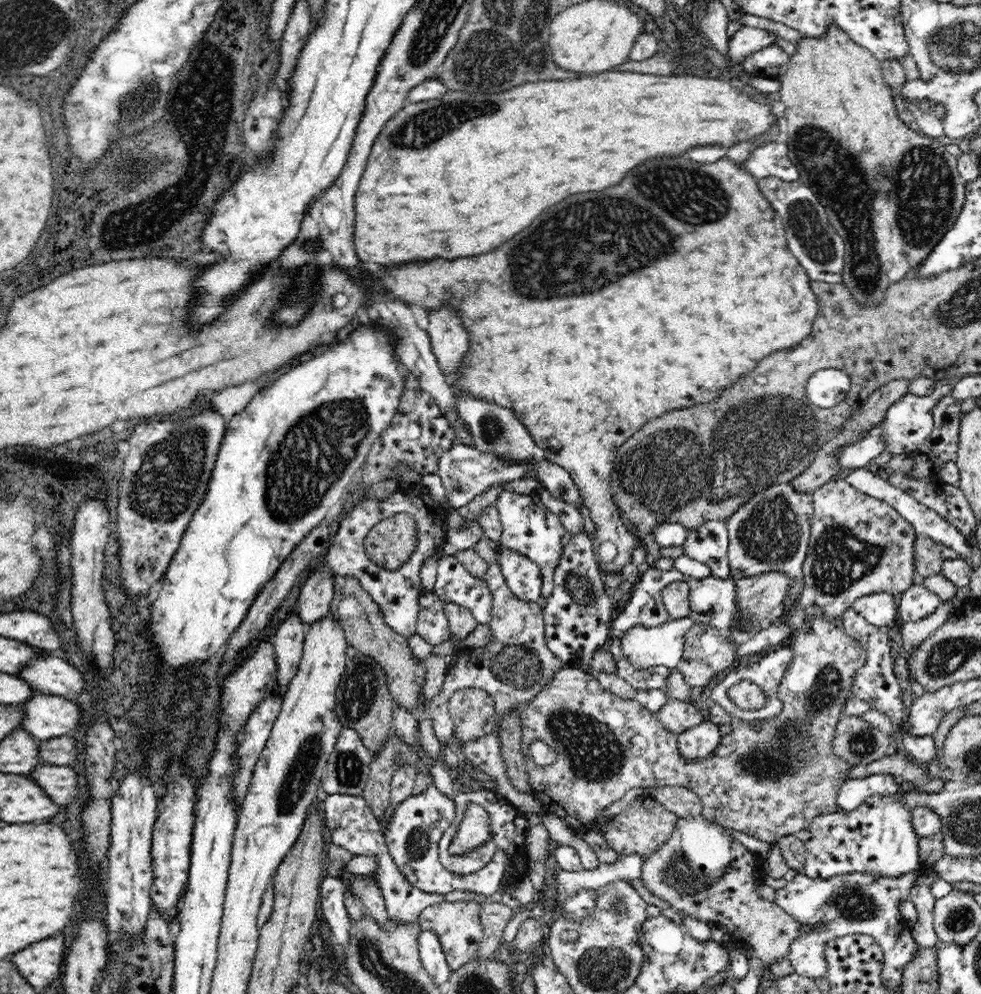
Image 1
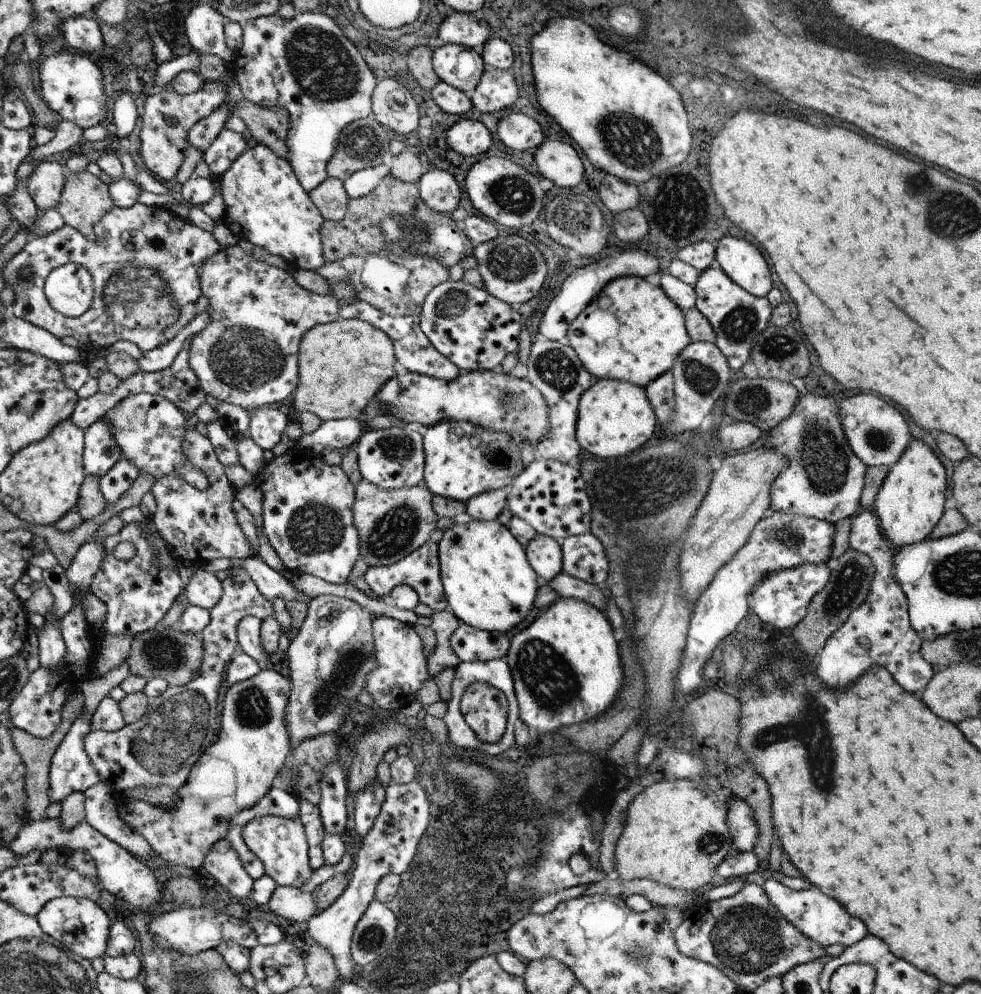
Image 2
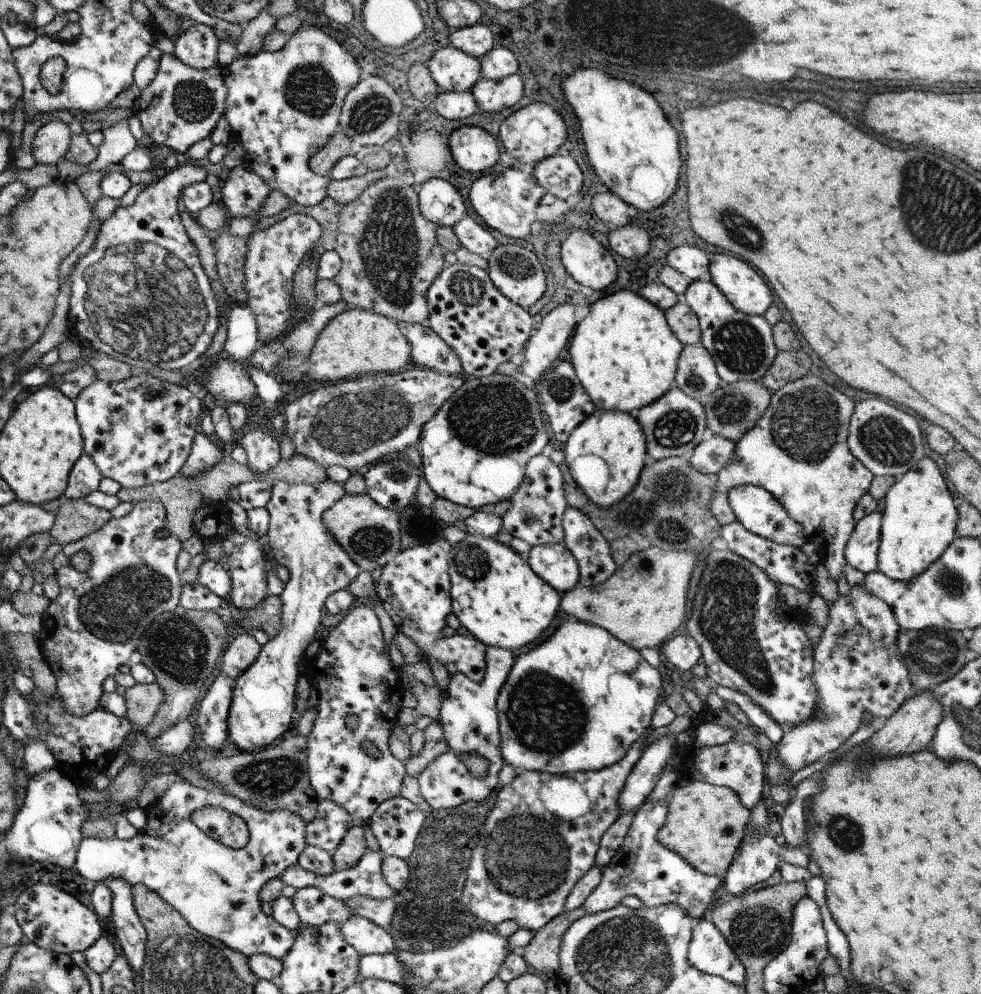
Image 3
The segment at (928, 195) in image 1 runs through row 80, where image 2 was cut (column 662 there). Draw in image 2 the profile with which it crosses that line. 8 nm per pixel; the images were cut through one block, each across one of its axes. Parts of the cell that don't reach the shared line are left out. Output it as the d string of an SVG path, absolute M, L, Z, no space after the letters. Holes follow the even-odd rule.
M671 779L652 783L629 804L624 831L617 840L615 870L624 880L648 879L671 889L695 891L716 880L716 866L733 849L727 824L728 803L720 791L695 779Z

